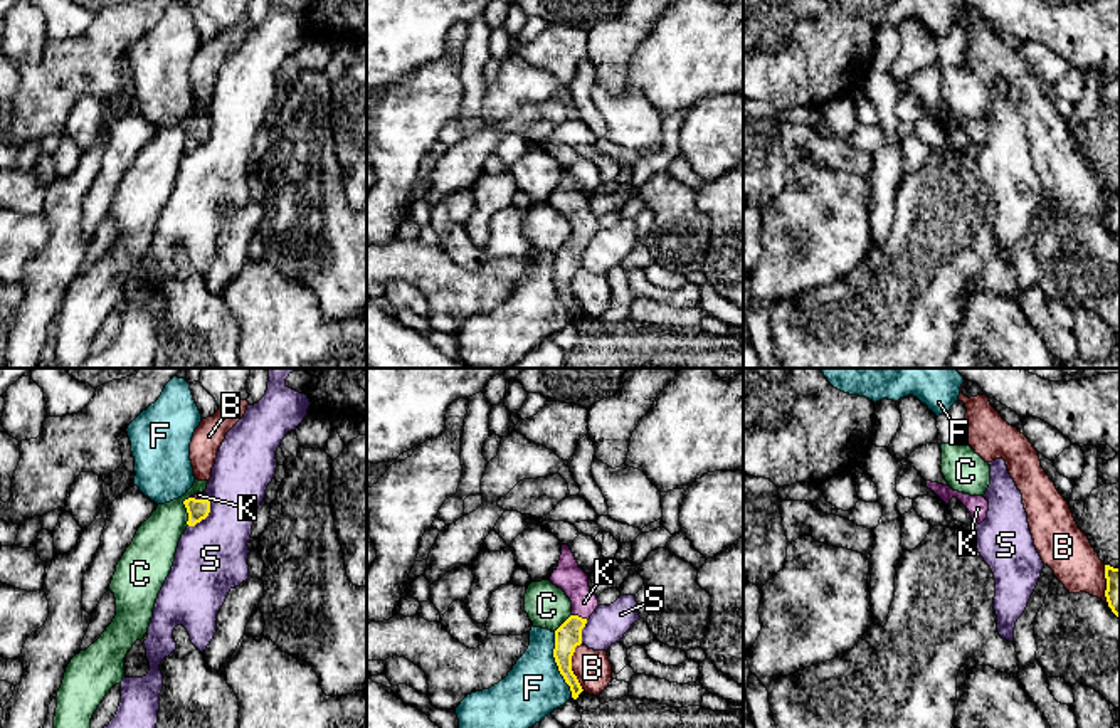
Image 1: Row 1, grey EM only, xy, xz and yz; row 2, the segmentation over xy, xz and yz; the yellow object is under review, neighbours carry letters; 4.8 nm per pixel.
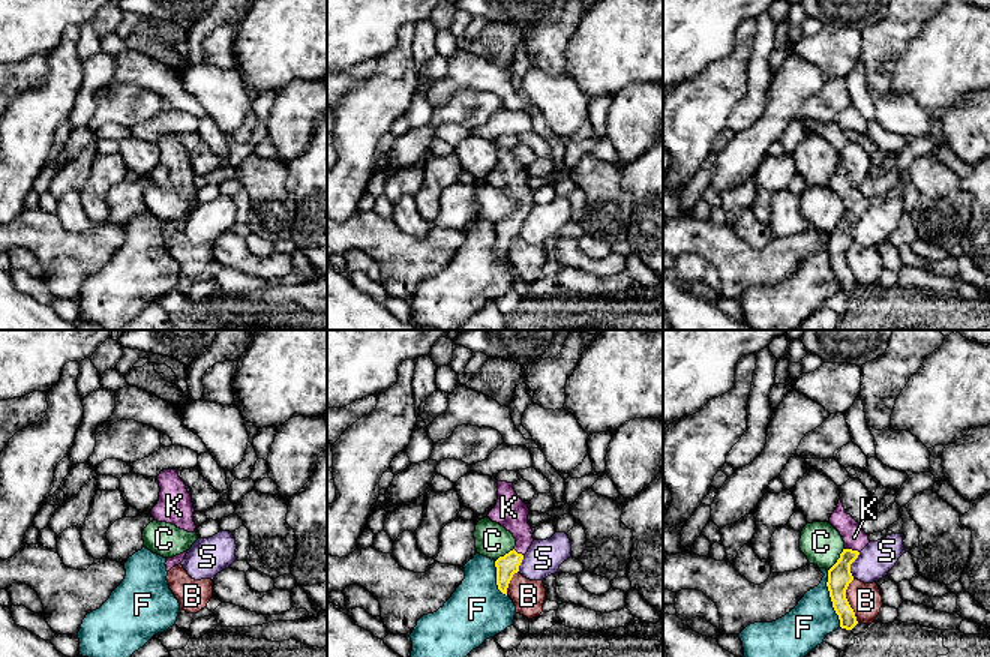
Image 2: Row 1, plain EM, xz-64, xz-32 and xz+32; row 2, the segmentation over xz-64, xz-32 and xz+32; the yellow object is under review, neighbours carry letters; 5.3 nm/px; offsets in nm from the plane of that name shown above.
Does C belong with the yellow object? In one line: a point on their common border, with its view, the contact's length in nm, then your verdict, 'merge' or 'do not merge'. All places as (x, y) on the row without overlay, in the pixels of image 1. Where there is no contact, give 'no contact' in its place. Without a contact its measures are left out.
xy (187, 135) | 140 nm | do not merge

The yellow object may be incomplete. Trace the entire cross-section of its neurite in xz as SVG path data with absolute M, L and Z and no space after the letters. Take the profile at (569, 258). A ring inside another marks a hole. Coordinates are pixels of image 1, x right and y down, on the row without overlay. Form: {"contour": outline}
{"contour": "M562 168L558 190L550 205L562 212L572 225L572 239L555 254L553 281L560 298L570 309L572 321L577 323L584 314L572 294L572 279L582 267L582 252L599 230L597 219L589 210L589 198L578 190L568 168Z"}

